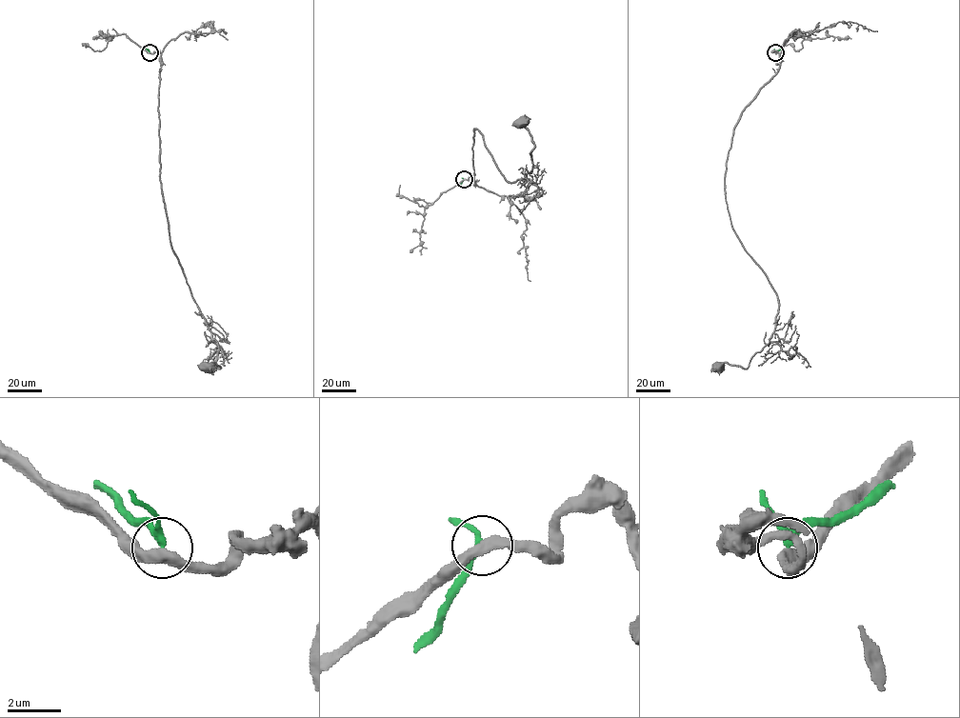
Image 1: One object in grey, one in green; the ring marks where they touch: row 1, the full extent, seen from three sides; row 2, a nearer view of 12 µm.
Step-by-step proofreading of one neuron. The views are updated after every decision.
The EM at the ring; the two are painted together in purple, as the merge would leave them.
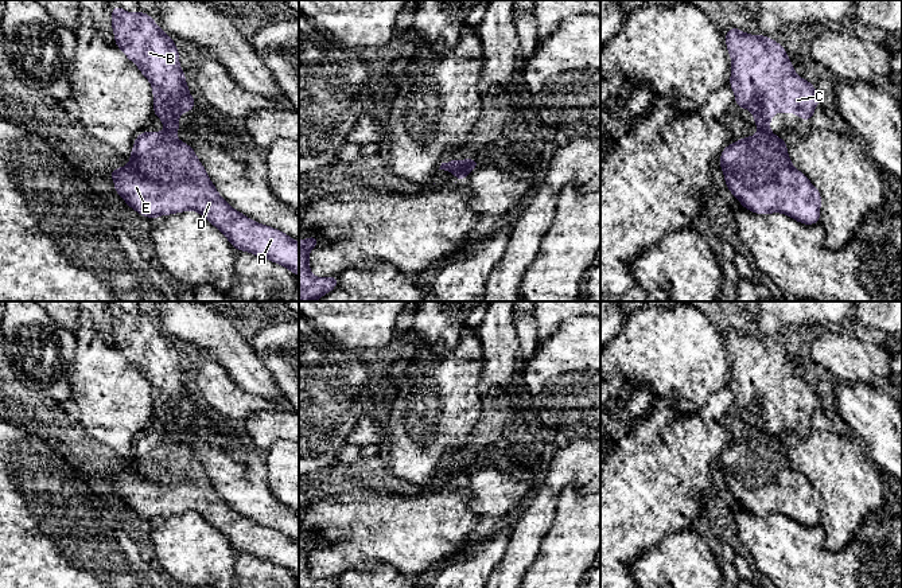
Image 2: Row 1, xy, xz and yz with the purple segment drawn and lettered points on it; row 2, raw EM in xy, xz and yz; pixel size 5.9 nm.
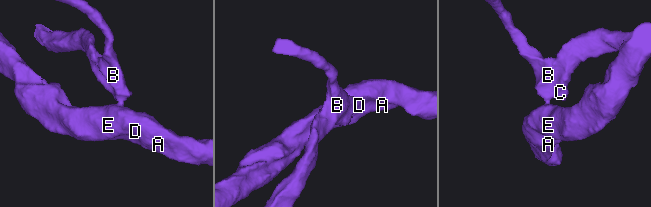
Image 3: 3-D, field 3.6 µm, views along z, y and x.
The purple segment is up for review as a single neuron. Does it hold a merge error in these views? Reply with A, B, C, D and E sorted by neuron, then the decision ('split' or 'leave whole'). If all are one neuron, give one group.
A D E / B C | split

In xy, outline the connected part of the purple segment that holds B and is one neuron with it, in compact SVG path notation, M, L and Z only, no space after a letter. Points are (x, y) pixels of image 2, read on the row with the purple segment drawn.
M117 4L112 9L110 24L116 46L151 82L153 114L163 121L167 132L176 135L179 114L195 108L195 97L188 93L172 38L148 13L131 13Z

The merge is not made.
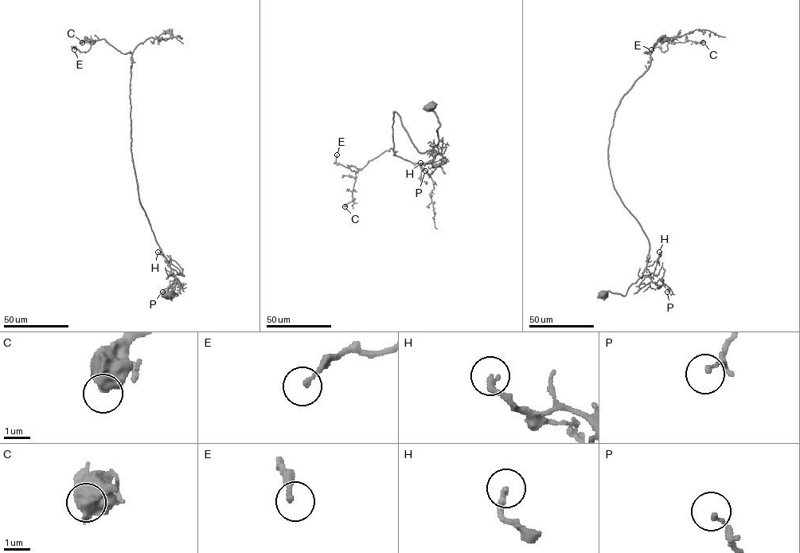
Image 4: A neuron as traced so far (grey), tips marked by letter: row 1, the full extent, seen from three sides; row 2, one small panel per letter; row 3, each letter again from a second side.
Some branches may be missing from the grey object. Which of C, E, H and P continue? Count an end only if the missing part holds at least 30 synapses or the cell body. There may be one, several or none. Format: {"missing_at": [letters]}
{"missing_at": []}

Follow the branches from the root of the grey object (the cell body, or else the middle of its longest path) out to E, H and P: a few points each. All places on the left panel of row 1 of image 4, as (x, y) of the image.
E: (166, 295), (177, 295), (176, 276), (139, 201), (131, 151), (131, 54), (104, 39), (87, 52), (74, 49)
H: (166, 295), (165, 292), (172, 291), (177, 295), (174, 295), (176, 276), (169, 266), (170, 261), (158, 252)
P: (166, 295), (165, 292), (172, 291), (177, 295), (173, 274), (169, 275), (180, 282), (178, 280), (162, 292)

